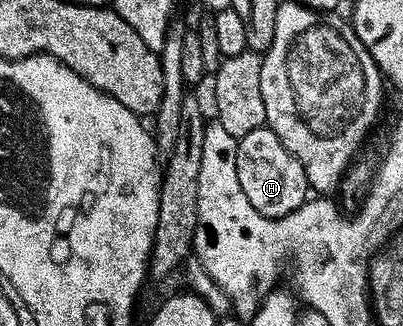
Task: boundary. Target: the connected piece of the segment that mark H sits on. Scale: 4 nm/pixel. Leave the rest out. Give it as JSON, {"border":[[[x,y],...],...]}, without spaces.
{"border":[[[267,126],[251,130],[251,134],[238,139],[237,173],[239,186],[243,186],[243,194],[247,194],[251,206],[259,210],[259,214],[272,219],[299,210],[311,196],[303,166],[281,145],[277,135]]]}

